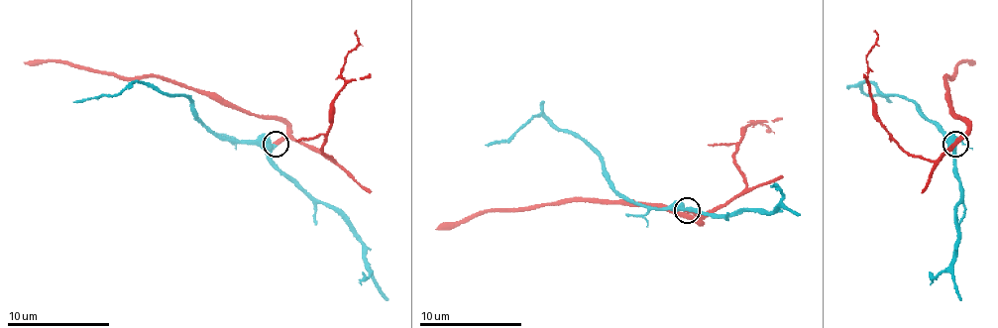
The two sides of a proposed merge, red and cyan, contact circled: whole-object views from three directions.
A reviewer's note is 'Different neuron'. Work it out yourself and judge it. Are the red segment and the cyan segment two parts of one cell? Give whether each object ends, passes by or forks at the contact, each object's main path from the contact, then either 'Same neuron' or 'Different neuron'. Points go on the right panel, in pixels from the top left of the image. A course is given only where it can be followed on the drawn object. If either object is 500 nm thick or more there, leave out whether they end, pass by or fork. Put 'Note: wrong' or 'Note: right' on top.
Note: wrong
At the ring red ends. At the ring cyan ends. Course of red: (956, 145), (969, 127), (951, 109), (945, 78), (951, 78), (964, 60), (974, 62). Course of cyan: (956, 145), (905, 98), (887, 96), (867, 80), (861, 88), (869, 96), (890, 101). Same neuron

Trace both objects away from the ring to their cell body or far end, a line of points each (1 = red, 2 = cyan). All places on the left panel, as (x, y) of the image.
1: (276, 145), (286, 135), (286, 127), (276, 119), (238, 109), (161, 78), (120, 78), (56, 60), (23, 62)
2: (276, 145), (235, 142), (215, 135), (202, 122), (189, 98), (171, 96), (136, 80), (110, 96), (74, 101)

